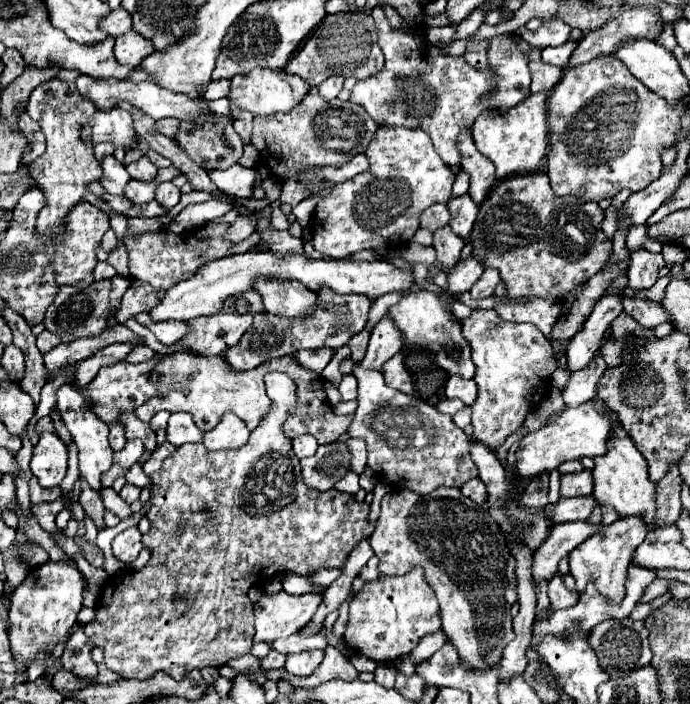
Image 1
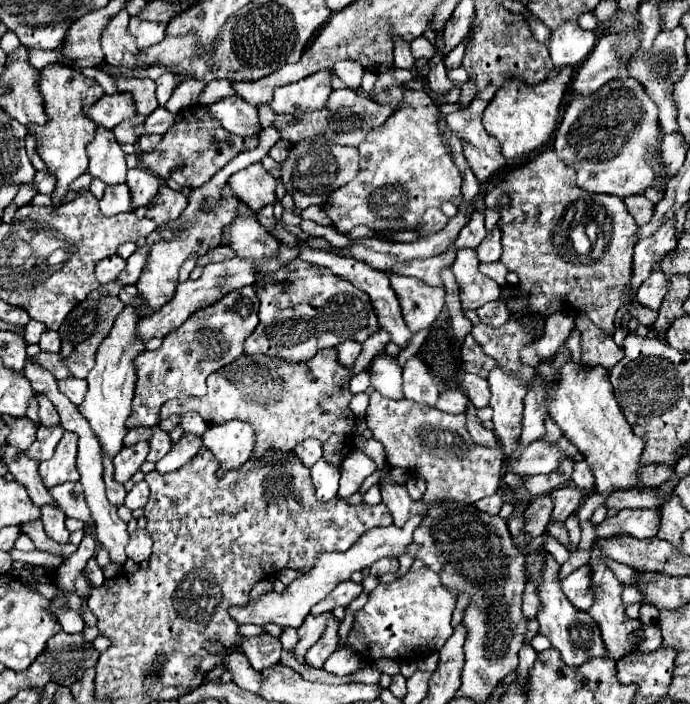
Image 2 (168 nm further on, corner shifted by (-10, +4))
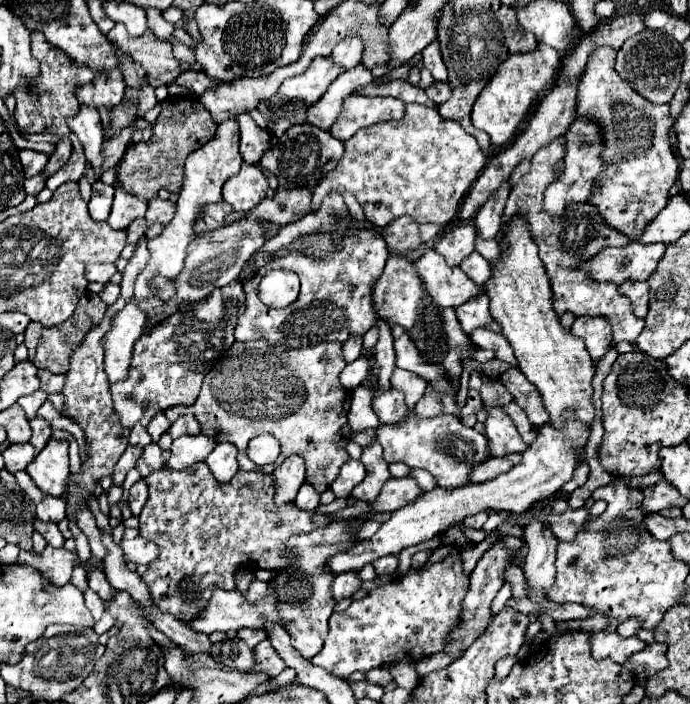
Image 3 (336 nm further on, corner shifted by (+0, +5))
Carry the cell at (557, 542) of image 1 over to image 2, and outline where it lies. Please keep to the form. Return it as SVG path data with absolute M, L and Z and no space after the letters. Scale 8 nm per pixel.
M620 510L616 516L606 518L600 524L594 524L596 538L610 538L628 534L634 538L650 538L656 536L660 524L660 510Z

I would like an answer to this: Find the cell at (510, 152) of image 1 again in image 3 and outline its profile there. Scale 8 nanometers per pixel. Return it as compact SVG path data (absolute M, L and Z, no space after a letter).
M538 45L534 53L518 53L508 57L500 67L486 89L478 95L478 101L472 109L472 125L490 135L492 145L504 147L514 141L522 125L534 111L534 101L546 93L548 85L556 79L560 67L560 53L548 45Z

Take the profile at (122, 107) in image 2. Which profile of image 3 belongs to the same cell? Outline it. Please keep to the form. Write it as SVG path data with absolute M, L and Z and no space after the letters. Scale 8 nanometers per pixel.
M114 69L114 73L102 73L102 77L94 77L90 85L80 85L78 101L94 107L114 107L122 101L124 91L124 77L118 69Z

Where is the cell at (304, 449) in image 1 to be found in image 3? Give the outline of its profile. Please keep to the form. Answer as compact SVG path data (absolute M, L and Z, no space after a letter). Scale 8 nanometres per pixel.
M298 455L288 457L278 469L274 469L272 477L274 477L274 485L276 485L276 493L274 493L276 505L292 503L296 493L298 493L298 489L304 483L302 457L298 457Z

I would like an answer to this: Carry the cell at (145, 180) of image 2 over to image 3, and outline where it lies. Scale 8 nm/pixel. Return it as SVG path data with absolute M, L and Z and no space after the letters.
M116 187L114 205L112 205L112 213L108 217L108 225L112 229L128 229L128 225L136 217L144 217L146 207L148 207L146 201L140 201L138 197L126 193L122 187Z

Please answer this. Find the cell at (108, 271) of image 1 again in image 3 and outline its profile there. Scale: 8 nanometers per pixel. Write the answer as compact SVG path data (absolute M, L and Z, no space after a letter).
M98 263L98 265L88 265L86 267L86 279L88 281L108 283L114 273L116 273L116 267L112 263Z

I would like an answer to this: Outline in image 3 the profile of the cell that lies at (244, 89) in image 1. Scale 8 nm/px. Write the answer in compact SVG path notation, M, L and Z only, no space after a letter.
M316 57L302 75L286 79L278 93L286 97L300 97L306 101L306 105L314 105L340 73L344 73L344 69L334 65L330 57Z

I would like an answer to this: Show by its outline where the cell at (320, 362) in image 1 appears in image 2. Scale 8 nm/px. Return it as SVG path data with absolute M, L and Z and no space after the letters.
M342 342L340 346L336 346L336 352L338 352L338 362L342 364L342 366L352 366L354 364L354 360L356 360L356 356L360 354L360 350L362 350L362 346L358 344L358 342Z

